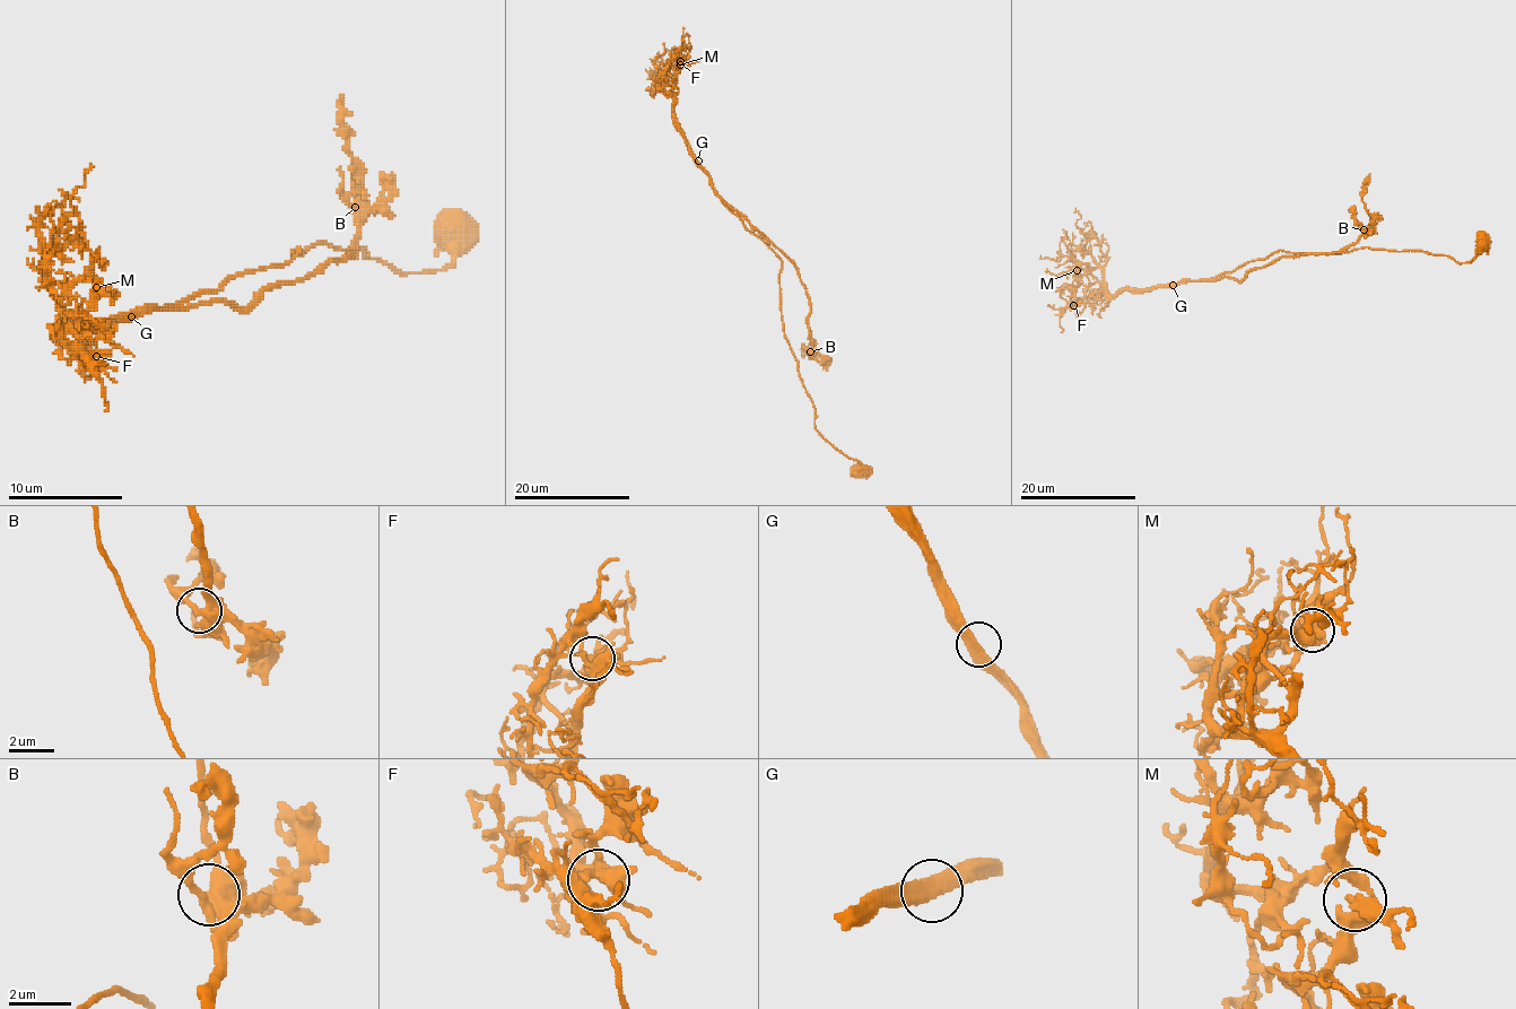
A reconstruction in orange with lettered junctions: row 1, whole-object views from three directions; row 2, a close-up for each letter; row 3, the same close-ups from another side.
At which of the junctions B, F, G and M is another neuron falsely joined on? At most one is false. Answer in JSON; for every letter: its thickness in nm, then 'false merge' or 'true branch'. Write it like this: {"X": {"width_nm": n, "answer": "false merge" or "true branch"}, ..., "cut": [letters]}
{"B": {"width_nm": 300, "answer": "true branch"}, "F": {"width_nm": 400, "answer": "true branch"}, "G": {"width_nm": 440, "answer": "true branch"}, "M": {"width_nm": 400, "answer": "true branch"}, "cut": []}

